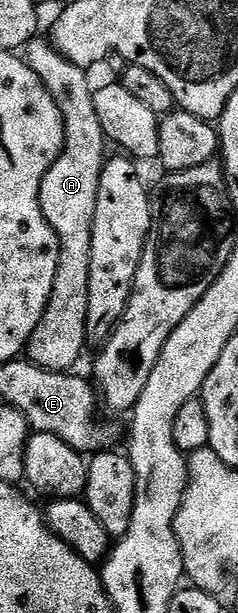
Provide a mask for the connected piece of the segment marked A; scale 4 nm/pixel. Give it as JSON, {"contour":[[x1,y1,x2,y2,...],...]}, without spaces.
{"contour":[[33,39,26,46,26,60,34,75,42,79,46,91,58,103,64,120,64,150,60,158,46,171,40,188,42,215,58,235,60,254,58,271,54,271,54,287,34,335,30,335,26,350,27,360,55,373,69,372,72,364,84,353,86,311,90,303,90,243,94,227,94,207,98,183,106,160,106,138,94,111,93,86,88,86,89,74,68,61,54,48,51,40]]}

